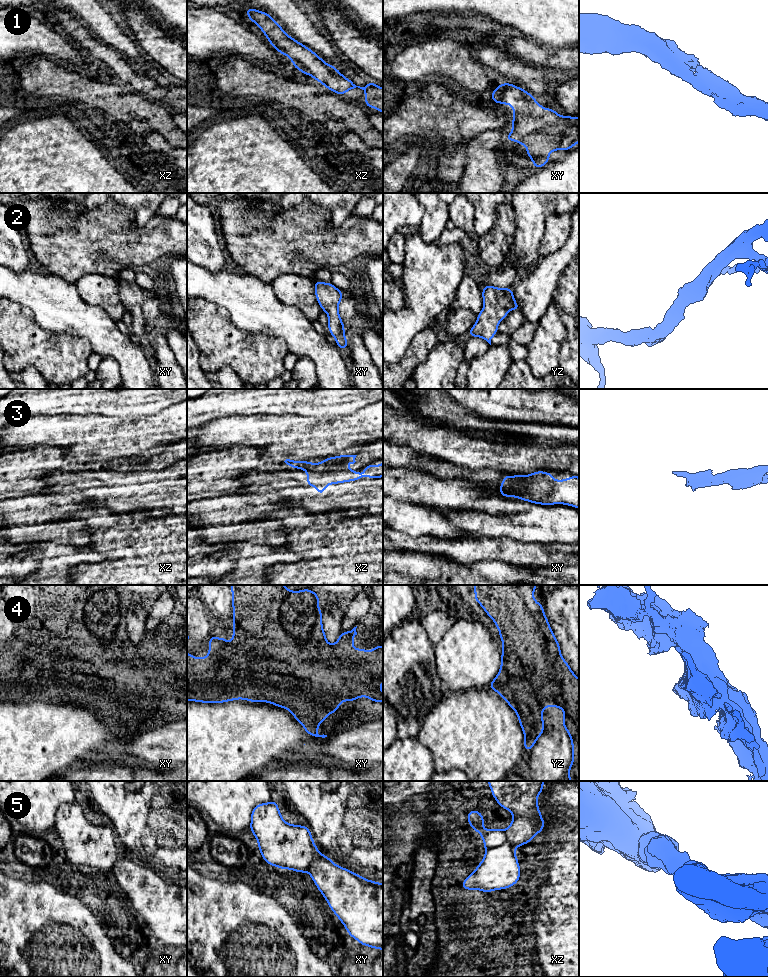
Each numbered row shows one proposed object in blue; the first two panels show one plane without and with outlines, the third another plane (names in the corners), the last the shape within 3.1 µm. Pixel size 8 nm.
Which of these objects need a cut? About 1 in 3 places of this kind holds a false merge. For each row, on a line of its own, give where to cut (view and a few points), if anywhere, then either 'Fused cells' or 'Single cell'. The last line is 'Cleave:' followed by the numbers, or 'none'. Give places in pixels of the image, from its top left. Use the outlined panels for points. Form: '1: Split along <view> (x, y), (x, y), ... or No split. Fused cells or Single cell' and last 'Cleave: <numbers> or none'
1: No split. Single cell
2: No split. Single cell
3: Split along xz (307, 469), (315, 471), (348, 470). Fused cells
4: No split. Single cell
5: Split along xy (320, 853), (314, 858), (307, 870). Fused cells
Cleave: 3, 5

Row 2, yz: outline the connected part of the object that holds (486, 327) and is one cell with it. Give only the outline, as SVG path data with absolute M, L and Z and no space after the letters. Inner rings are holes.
M484 285L482 298L483 309L477 314L477 322L467 333L471 337L481 337L491 345L493 336L498 332L499 322L506 318L511 309L520 311L520 306L514 300L512 288Z

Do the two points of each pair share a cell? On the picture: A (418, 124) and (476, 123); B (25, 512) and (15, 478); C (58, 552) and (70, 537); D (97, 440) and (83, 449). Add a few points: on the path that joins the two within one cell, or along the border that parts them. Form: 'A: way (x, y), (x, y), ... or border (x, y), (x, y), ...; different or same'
A: way (432, 116), (462, 116); same
B: border (41, 492), (10, 498); different
C: border (49, 541), (87, 546); different
D: way (94, 440), (86, 447); same

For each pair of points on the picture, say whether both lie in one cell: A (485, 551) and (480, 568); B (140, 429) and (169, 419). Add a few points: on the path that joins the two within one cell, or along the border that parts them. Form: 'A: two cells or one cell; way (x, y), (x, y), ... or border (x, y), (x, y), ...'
A: two cells; border (484, 560), (470, 564)
B: one cell; way (147, 429), (159, 429), (162, 426)

